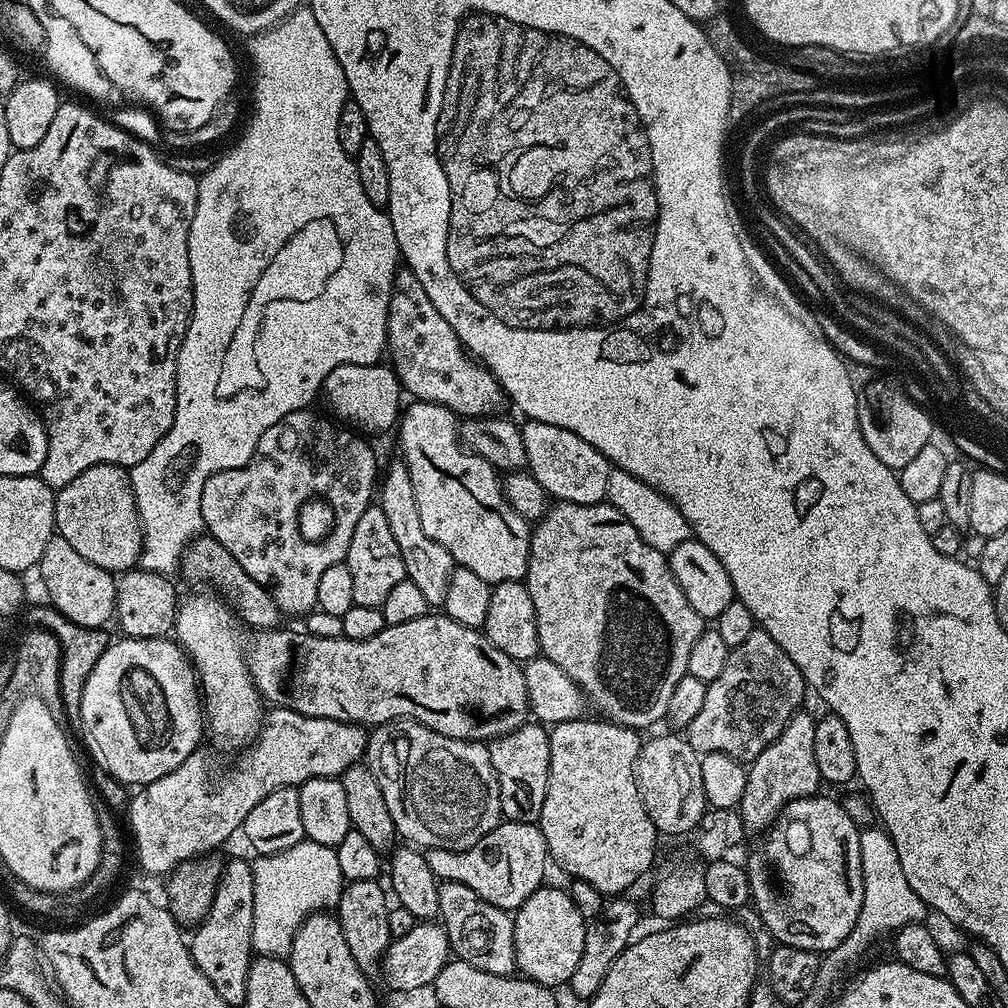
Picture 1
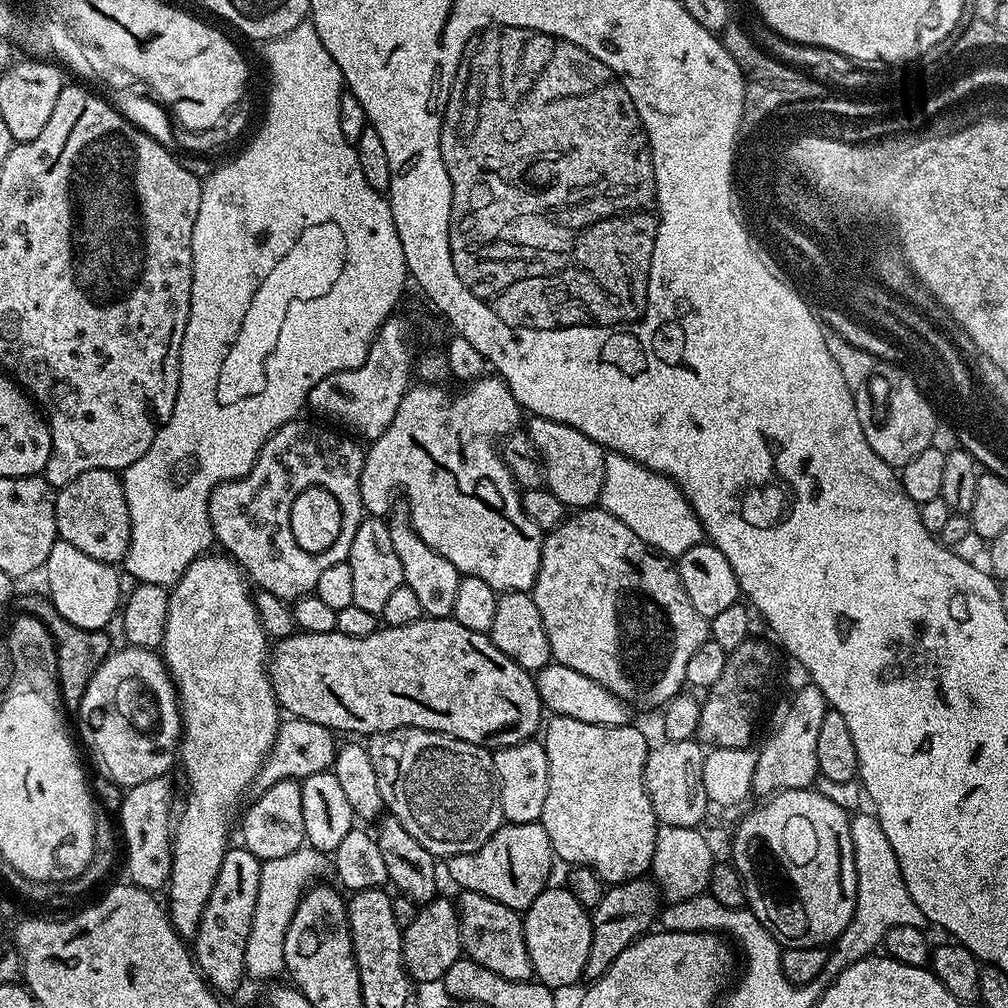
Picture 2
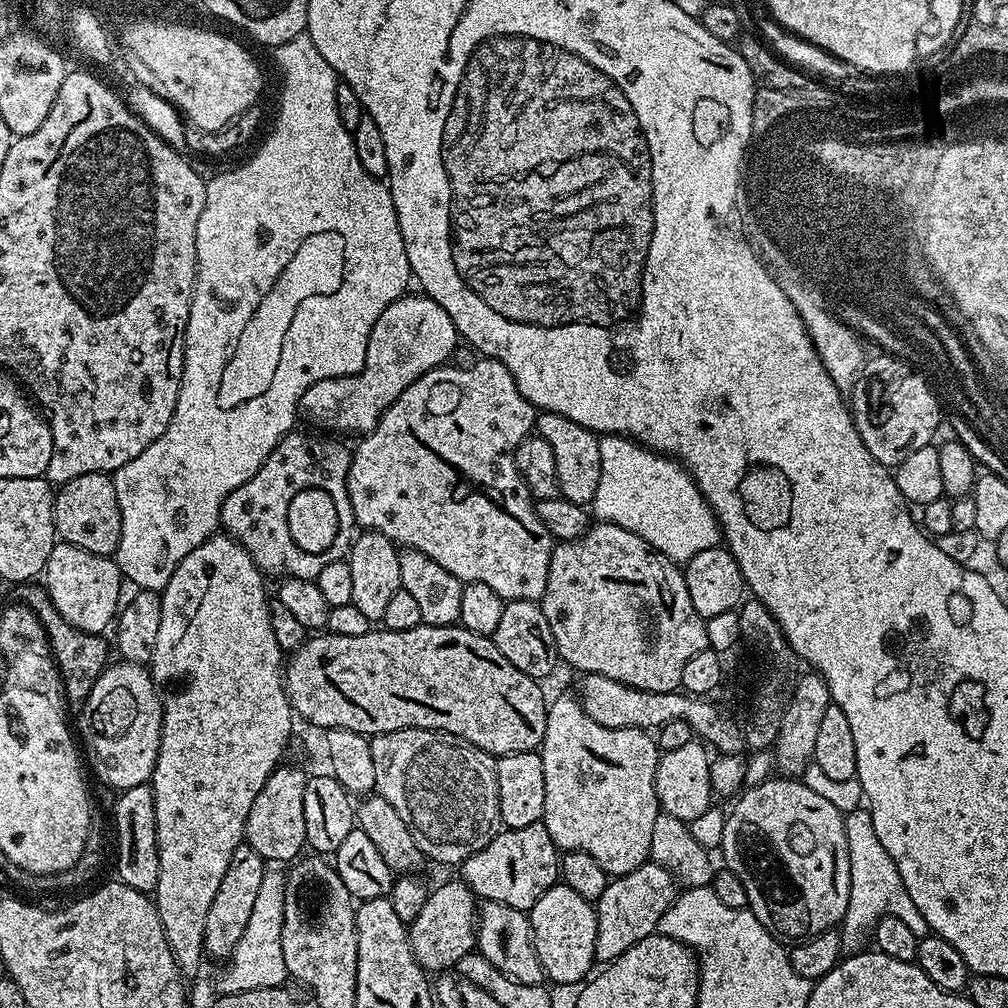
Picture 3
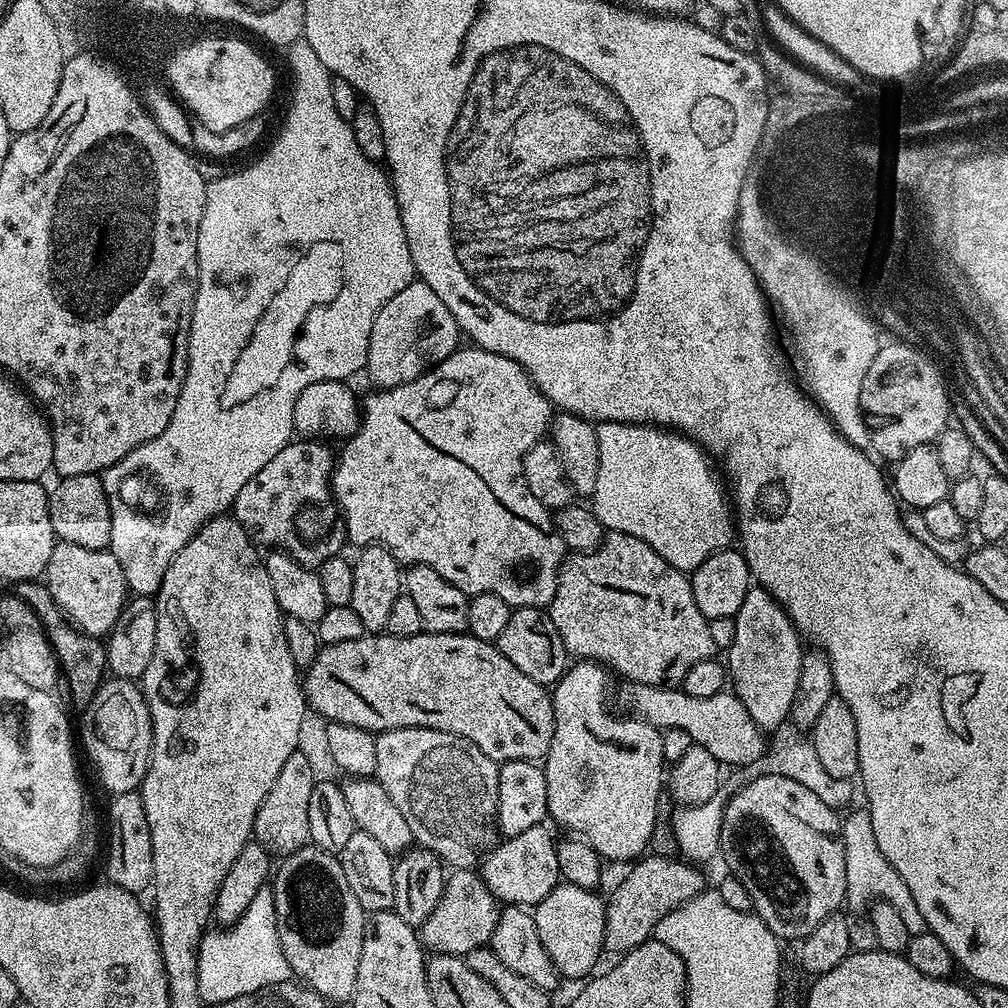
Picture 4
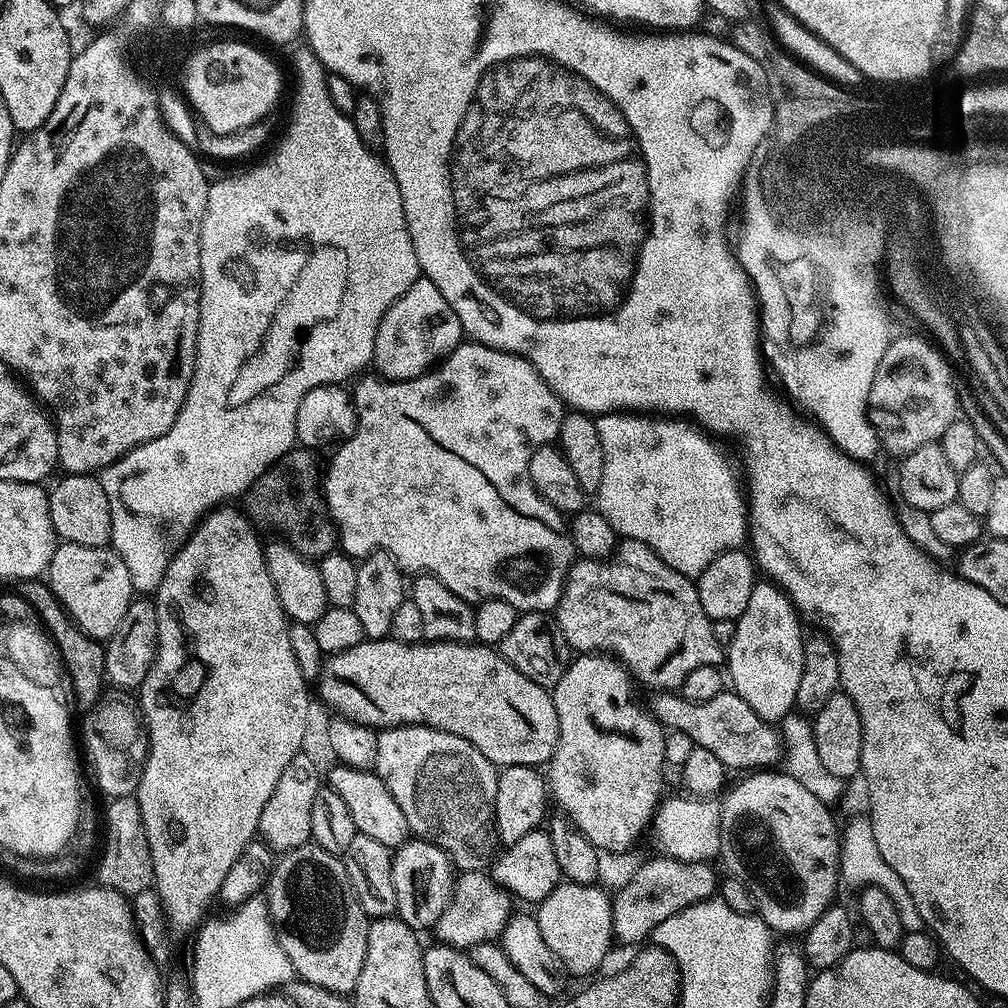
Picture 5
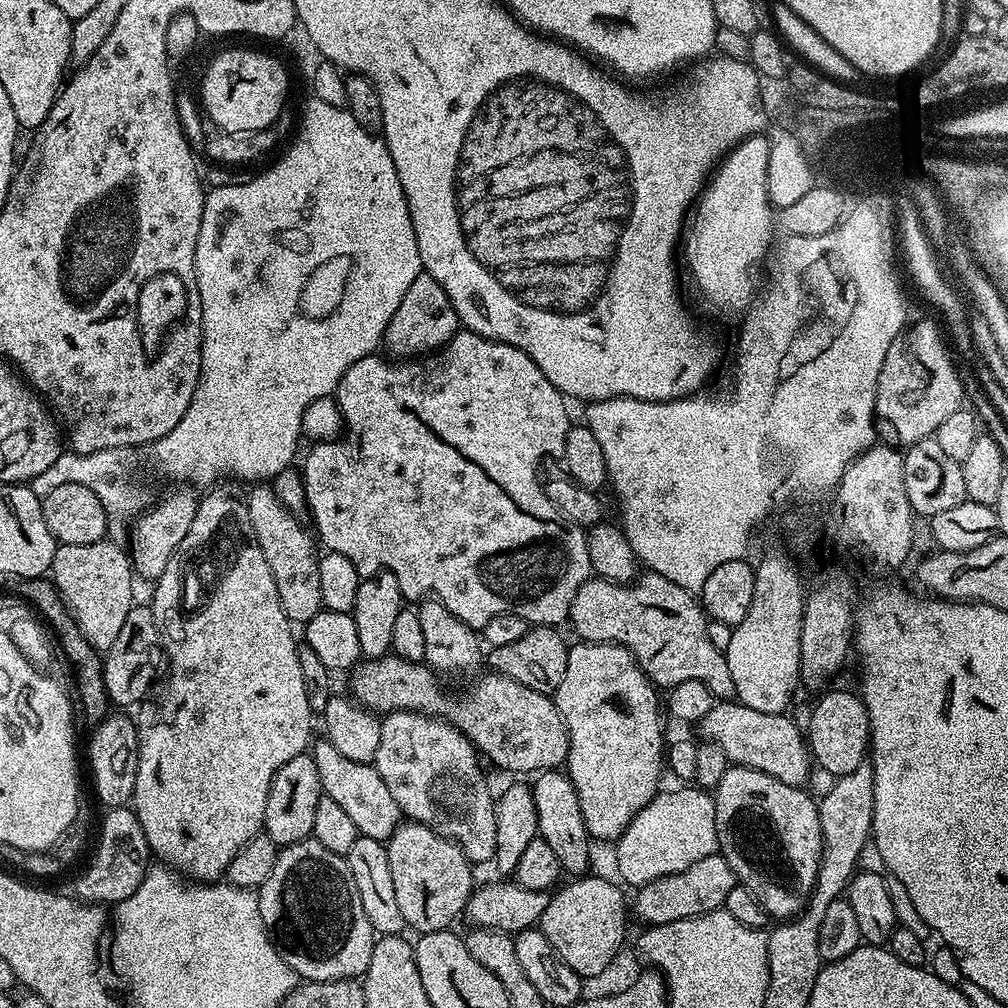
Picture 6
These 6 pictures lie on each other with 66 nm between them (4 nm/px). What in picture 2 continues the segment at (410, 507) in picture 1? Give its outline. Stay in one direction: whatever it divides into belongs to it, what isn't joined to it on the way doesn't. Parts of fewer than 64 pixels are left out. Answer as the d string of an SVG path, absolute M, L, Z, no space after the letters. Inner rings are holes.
M407 511L395 512L387 517L386 523L390 530L390 539L394 541L398 562L402 562L403 583L410 586L410 590L414 590L425 617L433 620L451 617L454 598L458 595L458 586L462 579L460 572L453 564L446 562L446 558L442 558L438 550L430 550L430 546L426 546L426 542L418 538L418 534L412 529L412 521L409 520Z

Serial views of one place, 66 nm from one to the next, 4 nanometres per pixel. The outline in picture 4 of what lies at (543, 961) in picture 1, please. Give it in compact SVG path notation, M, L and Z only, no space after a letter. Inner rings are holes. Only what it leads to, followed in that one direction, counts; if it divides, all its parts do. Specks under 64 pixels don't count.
M561 882L535 905L538 938L542 938L542 946L561 977L583 981L593 971L600 952L605 951L605 901L596 895L593 889Z

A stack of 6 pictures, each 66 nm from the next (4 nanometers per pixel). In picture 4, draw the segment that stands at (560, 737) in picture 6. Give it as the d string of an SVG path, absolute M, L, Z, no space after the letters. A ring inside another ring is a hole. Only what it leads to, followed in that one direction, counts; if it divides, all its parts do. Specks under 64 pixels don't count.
M422 631L410 638L398 638L387 634L365 634L354 642L338 642L337 644L326 644L320 649L320 653L314 658L314 662L303 673L302 687L304 698L309 709L312 708L320 716L325 716L325 721L337 724L349 724L364 728L367 732L379 734L389 732L395 728L433 728L446 734L454 734L466 738L482 754L489 756L491 760L503 762L506 760L535 760L543 761L550 750L550 742L554 738L554 706L549 689L545 685L534 682L534 678L526 678L506 654L502 654L491 640L479 640L462 632L454 634L438 634L437 632Z

